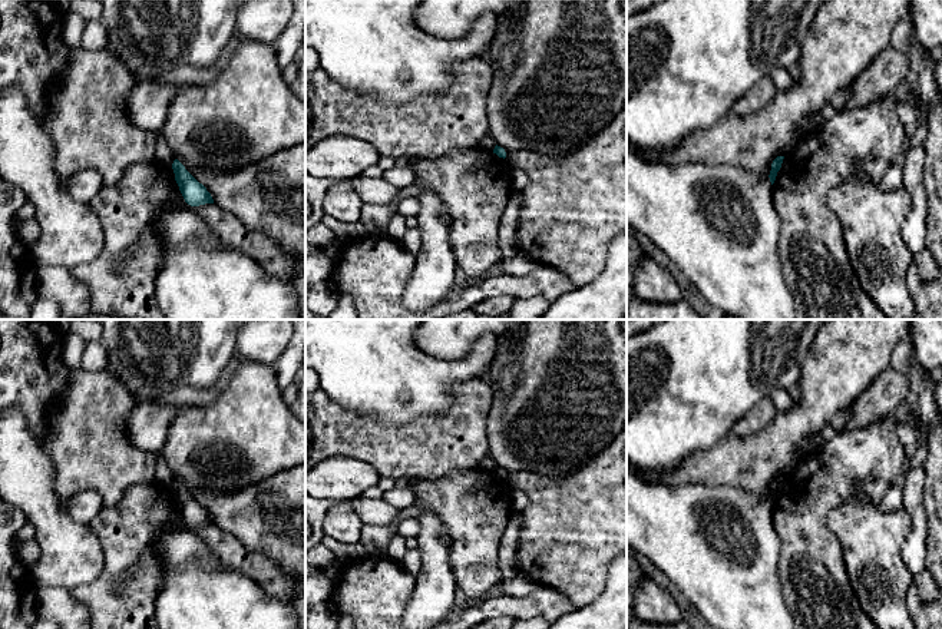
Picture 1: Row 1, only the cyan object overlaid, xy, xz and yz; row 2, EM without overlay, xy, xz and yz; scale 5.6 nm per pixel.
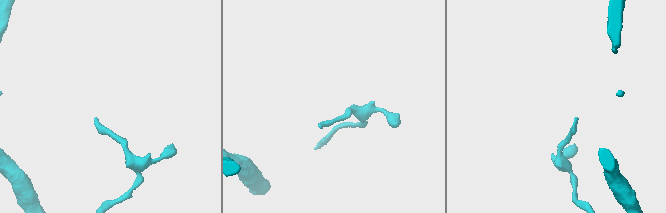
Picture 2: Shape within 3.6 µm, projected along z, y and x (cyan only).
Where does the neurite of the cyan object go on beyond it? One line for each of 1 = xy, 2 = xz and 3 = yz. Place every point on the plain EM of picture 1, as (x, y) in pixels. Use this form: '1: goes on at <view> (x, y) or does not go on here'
1: does not go on here
2: does not go on here
3: does not go on here

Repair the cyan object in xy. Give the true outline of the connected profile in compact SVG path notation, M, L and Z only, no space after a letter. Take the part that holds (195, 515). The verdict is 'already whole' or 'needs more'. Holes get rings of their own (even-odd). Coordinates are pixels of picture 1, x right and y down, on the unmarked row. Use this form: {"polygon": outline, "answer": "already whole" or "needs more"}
{"polygon": "M178 480L173 481L172 490L179 512L188 526L199 527L205 524L214 524L214 520L206 509L199 504Z", "answer": "already whole"}

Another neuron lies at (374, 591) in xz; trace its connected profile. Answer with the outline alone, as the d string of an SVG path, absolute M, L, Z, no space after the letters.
M368 556L346 562L328 603L340 615L353 618L354 629L404 629L401 619L417 579L406 572L401 562L384 556Z

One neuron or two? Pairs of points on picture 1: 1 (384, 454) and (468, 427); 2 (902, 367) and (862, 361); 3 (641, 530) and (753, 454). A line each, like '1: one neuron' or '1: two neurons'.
1: one neuron
2: two neurons
3: two neurons

